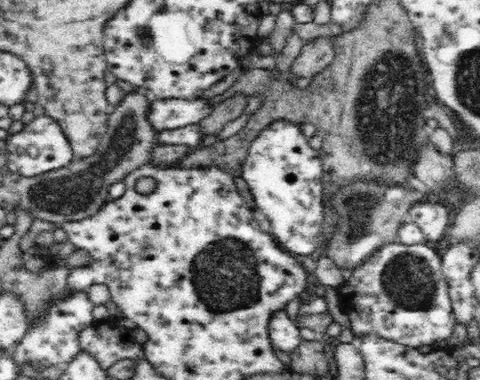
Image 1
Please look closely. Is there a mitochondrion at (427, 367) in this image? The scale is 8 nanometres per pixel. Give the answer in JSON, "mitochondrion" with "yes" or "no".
{"mitochondrion":"no"}

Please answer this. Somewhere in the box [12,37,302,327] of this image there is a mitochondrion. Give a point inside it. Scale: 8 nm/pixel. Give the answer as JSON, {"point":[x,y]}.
{"point":[72,194]}

